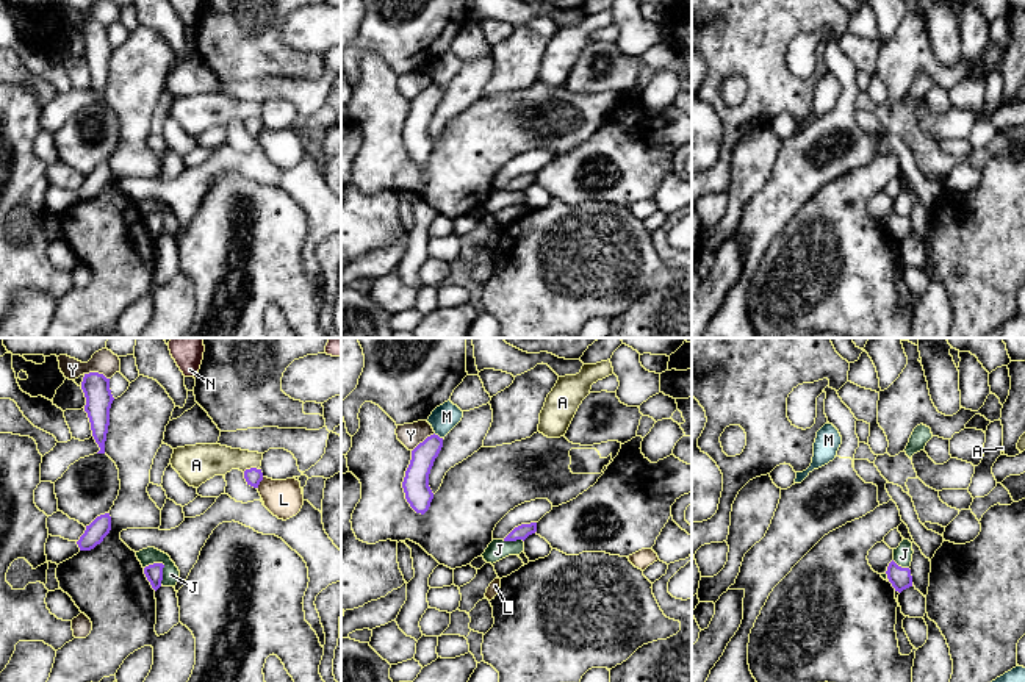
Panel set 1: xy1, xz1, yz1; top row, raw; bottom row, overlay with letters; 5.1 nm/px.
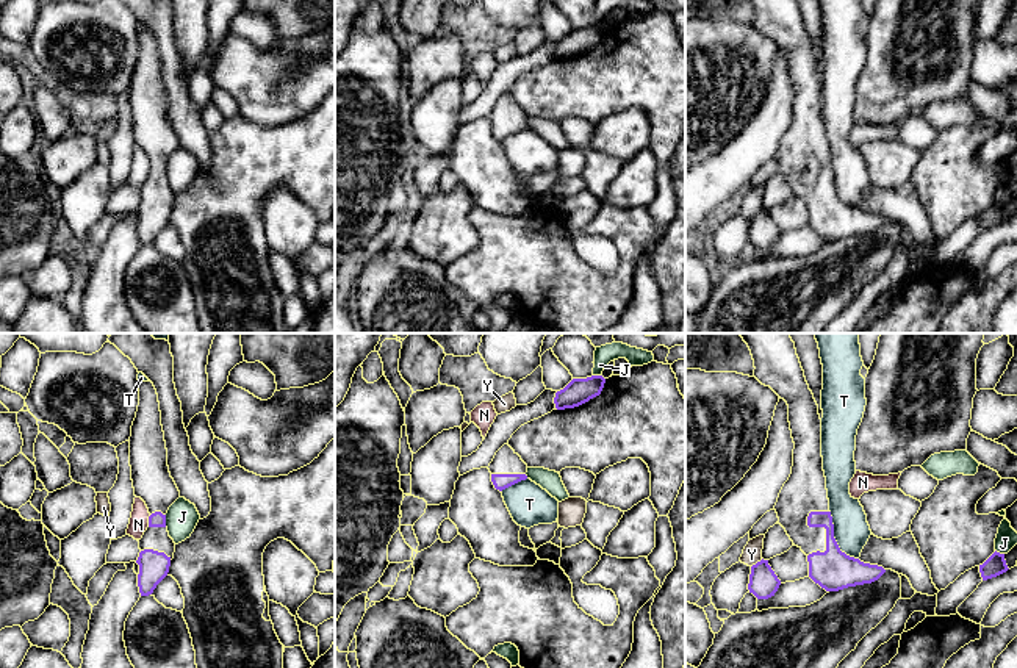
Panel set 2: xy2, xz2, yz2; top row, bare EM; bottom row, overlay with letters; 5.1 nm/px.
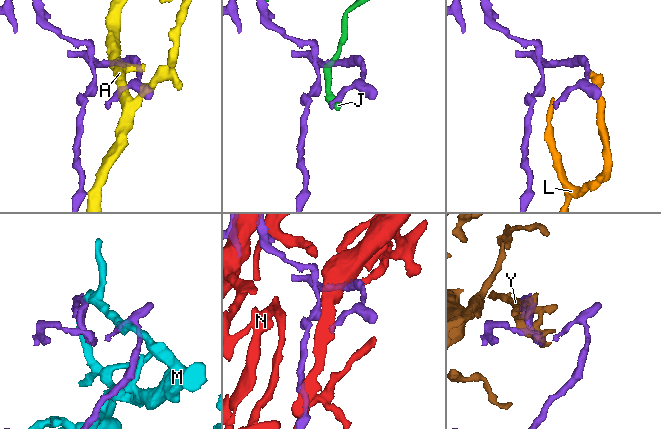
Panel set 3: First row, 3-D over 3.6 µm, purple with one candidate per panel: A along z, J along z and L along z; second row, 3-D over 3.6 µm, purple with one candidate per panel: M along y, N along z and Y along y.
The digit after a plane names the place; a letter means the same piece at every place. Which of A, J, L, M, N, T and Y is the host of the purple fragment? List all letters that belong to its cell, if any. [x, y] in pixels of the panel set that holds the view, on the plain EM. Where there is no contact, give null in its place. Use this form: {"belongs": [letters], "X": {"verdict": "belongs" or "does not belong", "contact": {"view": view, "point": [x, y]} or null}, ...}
{"belongs": [], "A": {"verdict": "does not belong", "contact": {"view": "xy1", "point": [251, 118]}}, "J": {"verdict": "does not belong", "contact": {"view": "xy1", "point": [163, 216]}}, "L": {"verdict": "does not belong", "contact": {"view": "xy1", "point": [258, 133]}}, "M": {"verdict": "does not belong", "contact": {"view": "xz1", "point": [437, 85]}}, "N": {"verdict": "does not belong", "contact": {"view": "xy2", "point": [149, 171]}}, "T": {"verdict": "does not belong", "contact": {"view": "yz2", "point": [834, 188]}}, "Y": {"verdict": "does not belong", "contact": {"view": "xy1", "point": [97, 22]}}}

